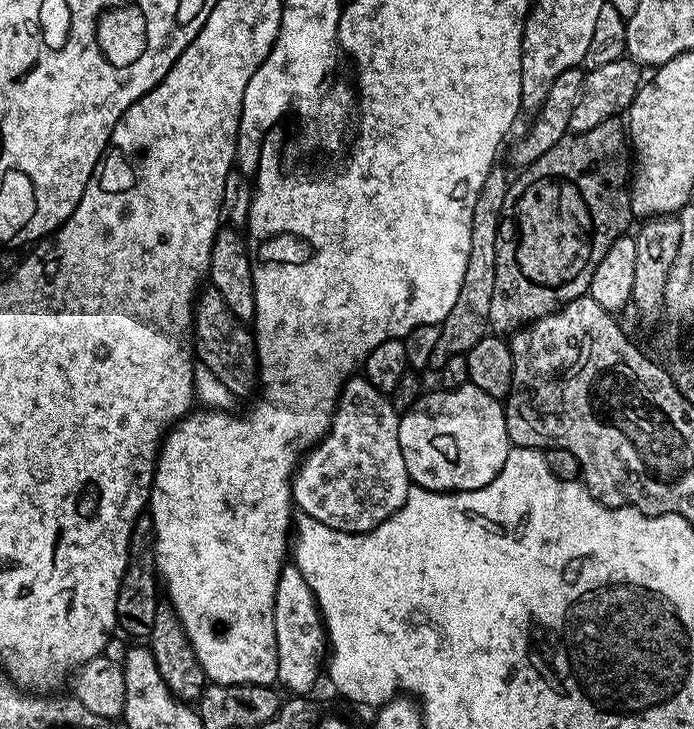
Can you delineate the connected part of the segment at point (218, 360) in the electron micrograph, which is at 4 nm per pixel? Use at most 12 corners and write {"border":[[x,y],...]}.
{"border":[[211,286],[196,297],[194,352],[236,396],[257,391],[253,329]]}

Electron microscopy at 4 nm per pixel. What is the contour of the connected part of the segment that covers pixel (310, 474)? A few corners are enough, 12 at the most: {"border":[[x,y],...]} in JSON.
{"border":[[363,375],[292,478],[303,515],[369,532],[410,487],[400,416]]}

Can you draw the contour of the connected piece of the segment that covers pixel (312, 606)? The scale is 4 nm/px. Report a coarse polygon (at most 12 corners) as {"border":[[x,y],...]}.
{"border":[[285,563],[274,606],[278,680],[308,694],[330,652],[306,578]]}

